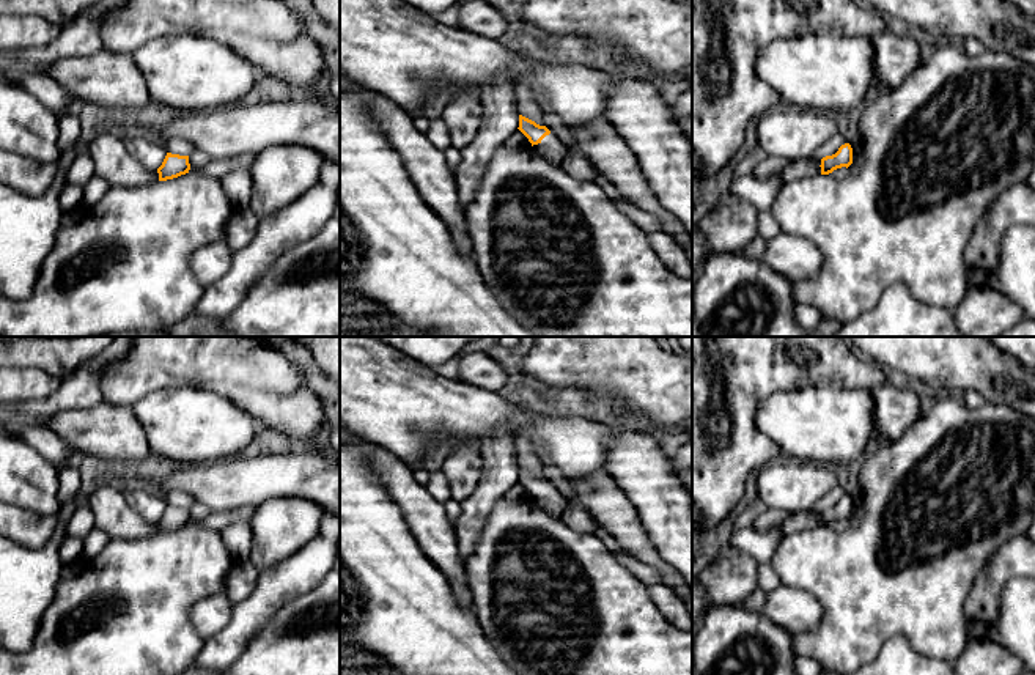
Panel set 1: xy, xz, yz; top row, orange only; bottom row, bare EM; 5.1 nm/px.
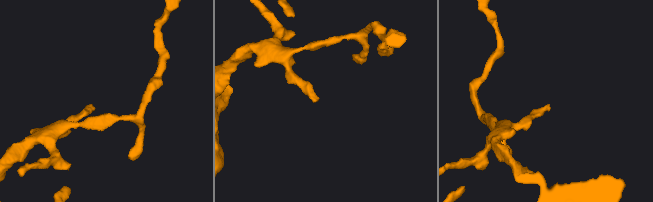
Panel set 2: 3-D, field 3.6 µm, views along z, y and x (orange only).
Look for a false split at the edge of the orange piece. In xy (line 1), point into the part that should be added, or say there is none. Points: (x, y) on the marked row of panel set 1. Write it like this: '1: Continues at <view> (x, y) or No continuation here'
1: No continuation here

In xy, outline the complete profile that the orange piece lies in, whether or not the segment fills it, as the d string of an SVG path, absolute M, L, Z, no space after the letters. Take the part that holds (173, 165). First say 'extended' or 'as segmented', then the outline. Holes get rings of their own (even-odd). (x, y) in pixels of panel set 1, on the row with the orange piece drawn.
as segmented | M167 153L162 165L157 168L159 181L167 181L189 173L189 156Z

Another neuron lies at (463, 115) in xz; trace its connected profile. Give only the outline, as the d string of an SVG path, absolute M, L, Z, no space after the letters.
M461 91L447 98L442 112L451 145L456 149L467 146L483 126L483 105L475 91Z

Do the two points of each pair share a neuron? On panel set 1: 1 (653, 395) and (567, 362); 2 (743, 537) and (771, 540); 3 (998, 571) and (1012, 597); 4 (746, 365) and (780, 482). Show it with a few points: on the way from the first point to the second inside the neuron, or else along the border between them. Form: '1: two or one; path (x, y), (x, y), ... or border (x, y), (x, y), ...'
1: one; path (631, 373), (620, 362), (589, 362)
2: one; path (749, 540), (765, 540)
3: two; border (1018, 576), (1002, 589), (1001, 608), (994, 620)
4: two; border (777, 458), (766, 463), (757, 472)

